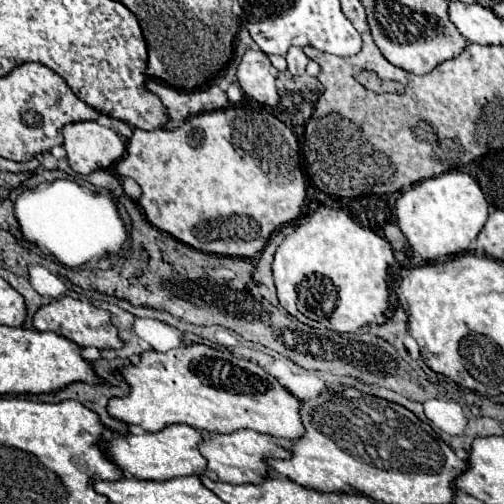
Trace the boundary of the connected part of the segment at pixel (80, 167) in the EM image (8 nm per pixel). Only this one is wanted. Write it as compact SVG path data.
M87 120L87 122L75 122L75 124L67 124L63 128L63 148L67 146L67 160L69 160L69 166L79 172L79 174L91 174L99 168L107 170L111 168L111 164L115 164L123 154L125 154L125 140L113 132L111 128L107 126L99 126L97 122L93 120Z

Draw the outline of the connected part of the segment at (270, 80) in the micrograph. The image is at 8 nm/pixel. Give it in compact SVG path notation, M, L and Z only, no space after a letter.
M247 50L239 70L237 78L241 84L241 90L257 100L259 104L275 106L279 102L279 92L275 84L275 70L269 62L269 56L261 50Z

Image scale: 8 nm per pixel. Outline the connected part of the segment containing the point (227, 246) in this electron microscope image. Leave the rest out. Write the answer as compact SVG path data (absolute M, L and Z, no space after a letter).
M229 106L227 110L215 110L215 112L191 116L189 120L183 122L183 126L179 126L175 130L145 132L145 130L135 128L135 132L129 138L129 144L127 144L127 154L117 162L117 172L121 176L133 178L141 186L143 194L139 198L139 206L143 208L143 214L147 216L147 220L153 226L157 226L159 230L171 234L173 238L177 238L179 242L183 242L183 244L187 244L195 250L221 254L221 256L255 258L263 250L265 242L269 240L271 232L277 226L298 218L303 200L305 200L305 180L303 180L303 174L299 170L299 146L297 146L297 138L293 136L293 132L281 120L277 120L273 114L269 114L265 110L243 110L241 106Z

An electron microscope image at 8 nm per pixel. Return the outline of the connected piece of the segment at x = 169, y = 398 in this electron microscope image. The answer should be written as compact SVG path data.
M205 344L179 346L169 352L143 352L139 364L121 370L131 392L125 398L109 400L109 414L139 424L147 432L159 432L171 424L189 424L205 432L231 434L237 430L255 430L275 438L297 440L303 436L299 420L299 398L267 374L259 364L235 356L229 350L215 350Z

